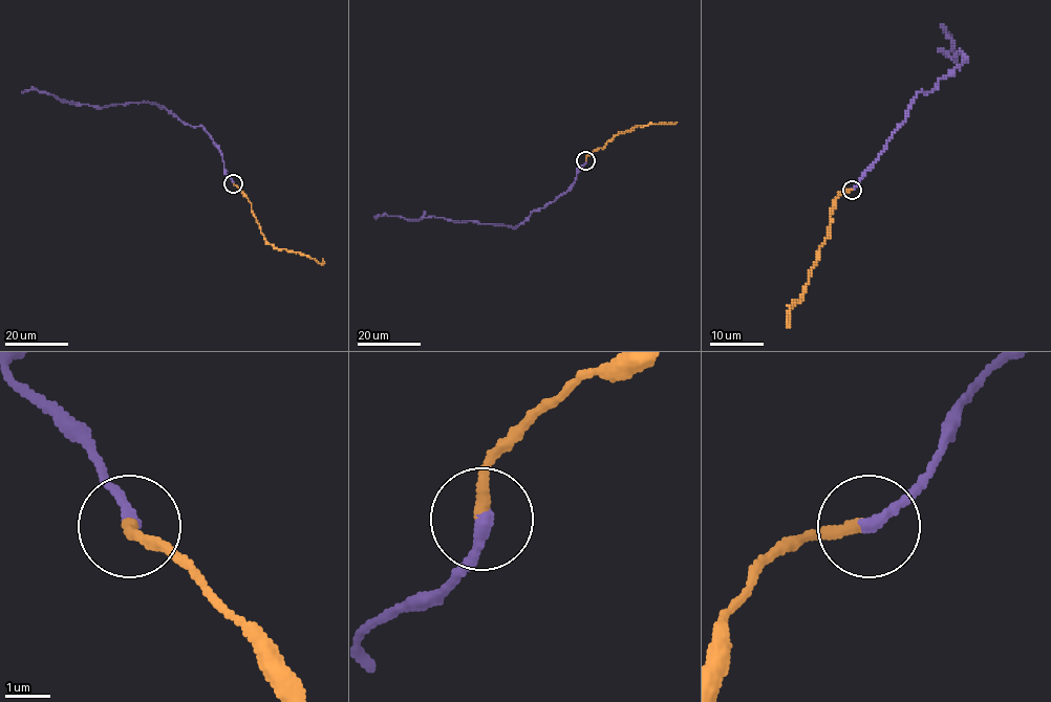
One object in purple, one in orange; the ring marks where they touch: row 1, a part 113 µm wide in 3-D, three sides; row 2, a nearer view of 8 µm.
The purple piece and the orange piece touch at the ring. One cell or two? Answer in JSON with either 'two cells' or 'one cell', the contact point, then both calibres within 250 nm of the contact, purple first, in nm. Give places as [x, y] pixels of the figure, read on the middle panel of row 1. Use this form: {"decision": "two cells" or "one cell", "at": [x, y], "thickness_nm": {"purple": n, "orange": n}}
{"decision": "one cell", "at": [585, 160], "thickness_nm": {"purple": 280, "orange": 260}}

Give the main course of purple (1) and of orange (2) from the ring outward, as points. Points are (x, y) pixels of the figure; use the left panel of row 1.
1: (233, 183), (205, 128), (184, 124), (163, 107), (149, 102), (99, 108), (34, 88), (21, 92)
2: (233, 183), (251, 203), (269, 243), (314, 258), (320, 263), (324, 263), (322, 258)

